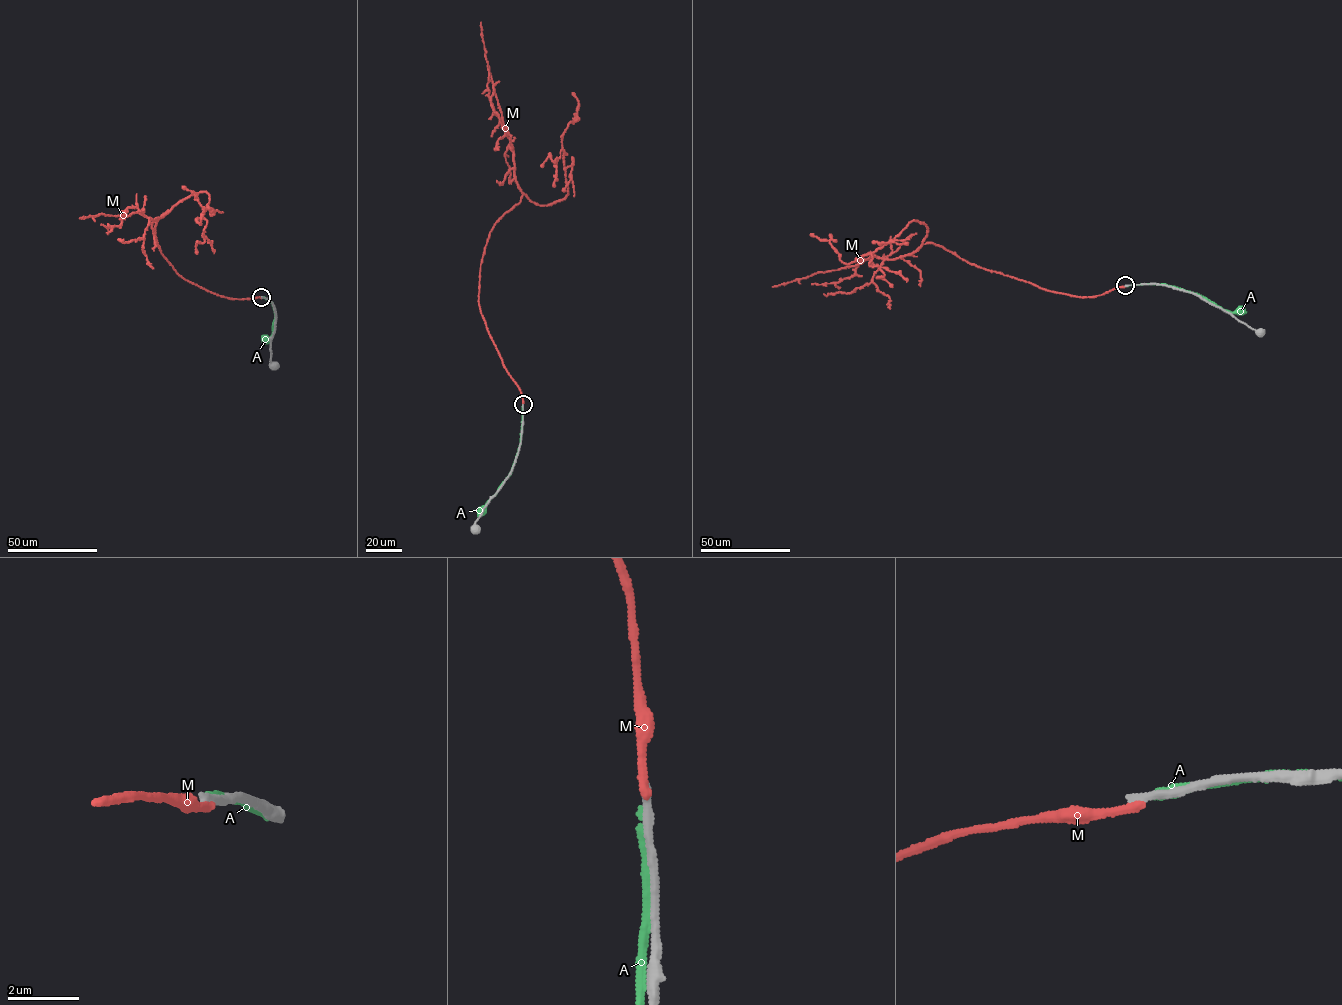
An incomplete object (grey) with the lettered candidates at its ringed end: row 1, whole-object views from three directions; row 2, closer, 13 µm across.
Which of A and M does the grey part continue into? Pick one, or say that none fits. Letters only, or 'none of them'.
none of them

